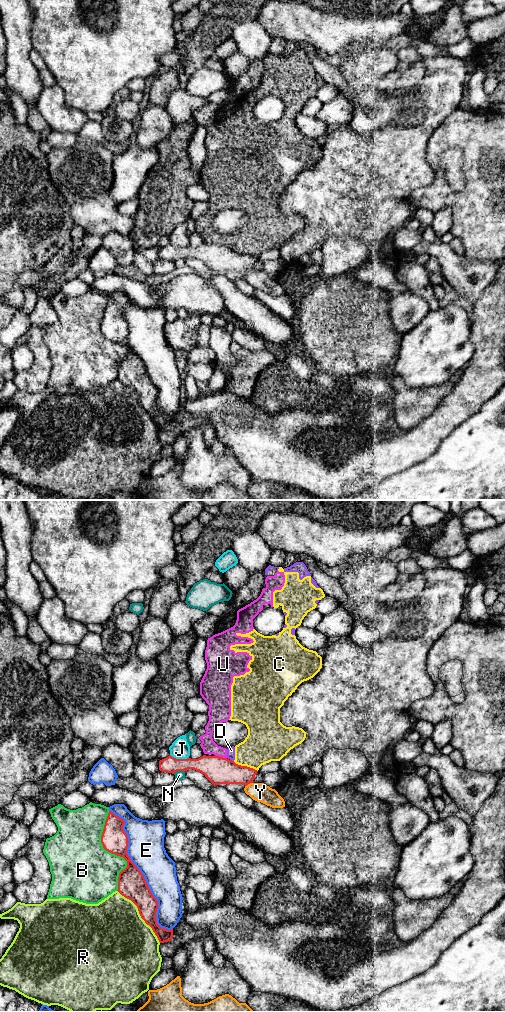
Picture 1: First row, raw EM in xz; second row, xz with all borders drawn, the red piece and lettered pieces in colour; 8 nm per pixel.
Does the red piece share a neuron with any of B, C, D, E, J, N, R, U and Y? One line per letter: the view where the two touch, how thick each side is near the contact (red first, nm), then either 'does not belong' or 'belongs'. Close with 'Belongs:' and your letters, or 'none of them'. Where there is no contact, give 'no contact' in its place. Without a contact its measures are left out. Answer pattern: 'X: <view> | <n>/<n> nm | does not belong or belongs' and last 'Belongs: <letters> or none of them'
B: xz | 200/460 nm | does not belong
C: xz | 220/320 nm | does not belong
D: xz | 220/60 nm | does not belong
E: xz | 220/300 nm | does not belong
J: xz | 160/160 nm | does not belong
N: xz | 160/80 nm | does not belong
R: xz | 220/500 nm | does not belong
U: xz | 220/110 nm | does not belong
Y: xz | 220/160 nm | does not belong
Belongs: none of them

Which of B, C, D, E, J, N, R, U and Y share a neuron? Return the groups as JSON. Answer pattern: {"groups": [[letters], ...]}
{"groups": [["B"], ["C", "D", "U"], ["E"], ["J"], ["N"], ["R"], ["Y"]]}

